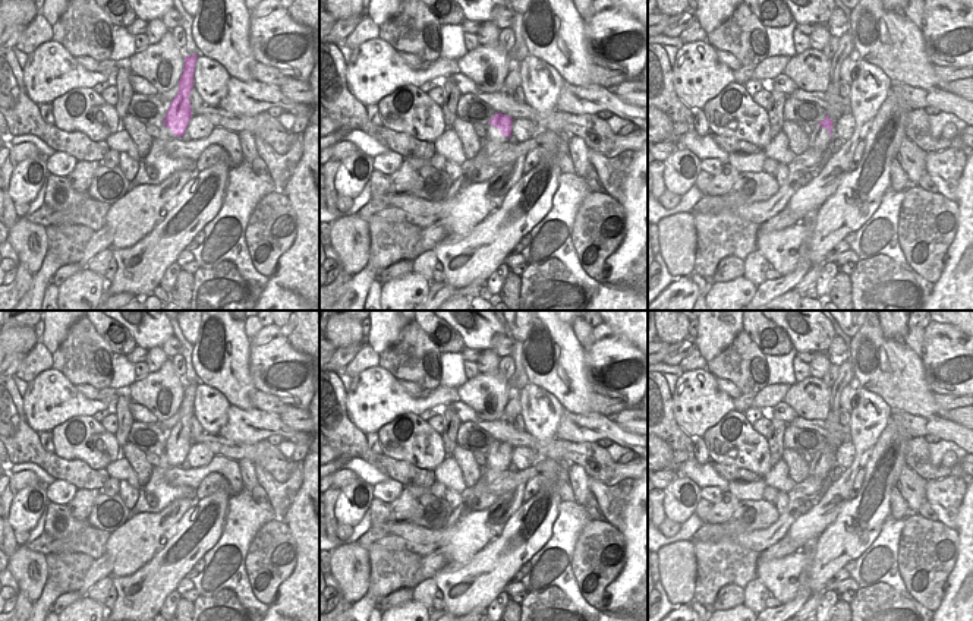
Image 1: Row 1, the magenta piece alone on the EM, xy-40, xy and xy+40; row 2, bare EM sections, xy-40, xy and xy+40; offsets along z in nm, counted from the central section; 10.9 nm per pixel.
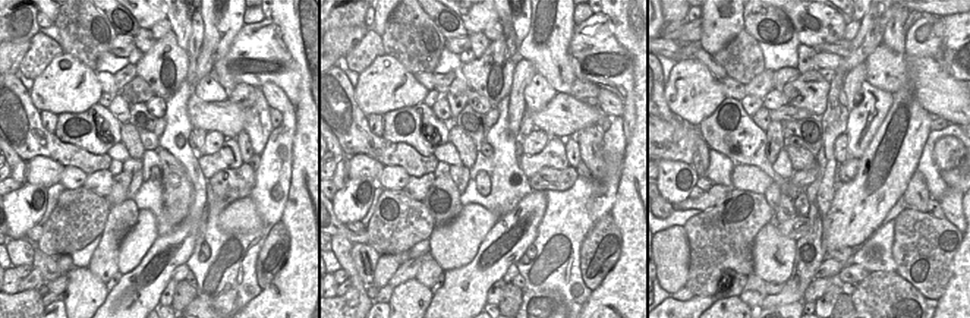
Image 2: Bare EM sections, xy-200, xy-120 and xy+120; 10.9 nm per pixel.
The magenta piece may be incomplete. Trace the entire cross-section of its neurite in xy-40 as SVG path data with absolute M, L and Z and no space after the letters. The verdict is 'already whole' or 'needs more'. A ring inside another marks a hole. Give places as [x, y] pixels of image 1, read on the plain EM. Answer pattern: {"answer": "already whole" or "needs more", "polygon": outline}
{"answer": "already whole", "polygon": "M198 382L185 385L185 394L179 409L177 423L170 431L170 436L167 438L167 442L163 450L163 453L167 457L171 457L173 463L179 464L180 467L183 461L186 460L186 455L192 445L189 423L190 423L190 417L193 416L193 401L195 401L196 385Z"}

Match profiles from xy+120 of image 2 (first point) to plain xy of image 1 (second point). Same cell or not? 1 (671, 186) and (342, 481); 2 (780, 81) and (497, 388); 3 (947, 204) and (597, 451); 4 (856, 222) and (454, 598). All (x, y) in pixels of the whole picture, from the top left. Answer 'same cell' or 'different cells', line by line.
1: different cells
2: different cells
3: same cell
4: same cell

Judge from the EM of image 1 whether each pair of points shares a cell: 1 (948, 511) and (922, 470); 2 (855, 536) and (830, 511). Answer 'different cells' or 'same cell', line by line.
1: same cell
2: different cells

